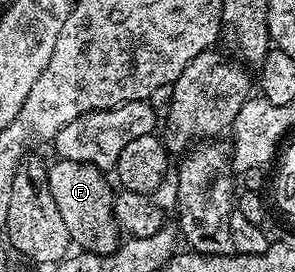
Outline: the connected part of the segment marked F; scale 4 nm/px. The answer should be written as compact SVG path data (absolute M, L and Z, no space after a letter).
M55 158L53 162L46 172L46 183L61 216L64 217L71 244L92 254L112 253L120 244L120 228L114 217L115 192L110 191L109 181L102 176L105 175L103 168L60 158Z

